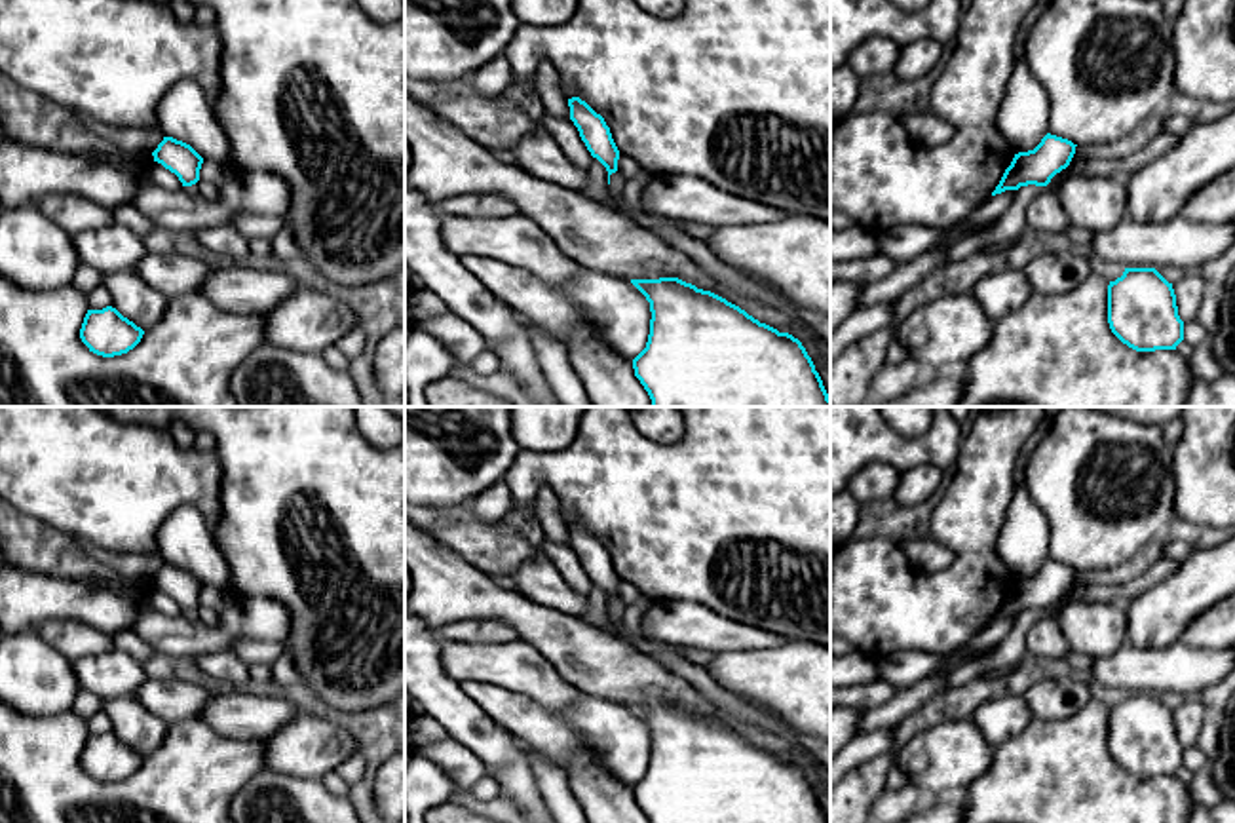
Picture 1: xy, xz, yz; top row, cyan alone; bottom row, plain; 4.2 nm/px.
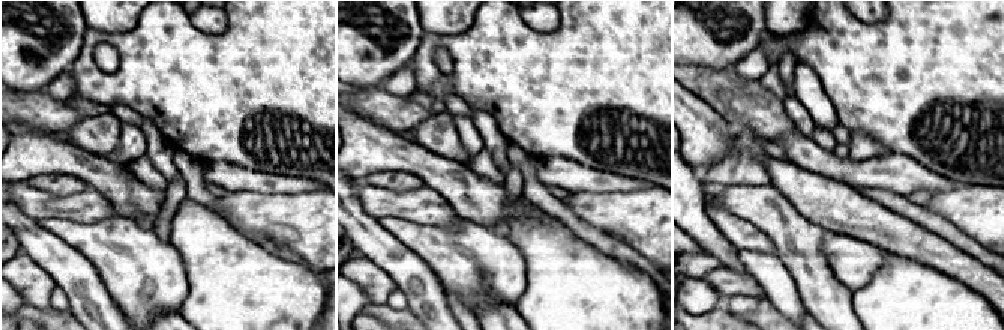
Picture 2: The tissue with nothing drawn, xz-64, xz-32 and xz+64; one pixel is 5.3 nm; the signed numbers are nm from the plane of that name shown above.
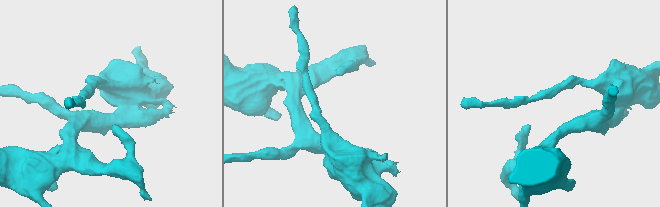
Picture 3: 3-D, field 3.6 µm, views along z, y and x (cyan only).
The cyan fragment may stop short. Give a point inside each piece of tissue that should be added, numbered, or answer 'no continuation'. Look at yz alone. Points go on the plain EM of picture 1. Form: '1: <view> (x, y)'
no continuation

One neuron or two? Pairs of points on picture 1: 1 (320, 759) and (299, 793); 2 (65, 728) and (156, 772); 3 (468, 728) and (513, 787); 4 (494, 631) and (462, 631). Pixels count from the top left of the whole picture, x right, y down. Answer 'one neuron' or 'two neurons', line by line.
1: two neurons
2: one neuron
3: one neuron
4: one neuron

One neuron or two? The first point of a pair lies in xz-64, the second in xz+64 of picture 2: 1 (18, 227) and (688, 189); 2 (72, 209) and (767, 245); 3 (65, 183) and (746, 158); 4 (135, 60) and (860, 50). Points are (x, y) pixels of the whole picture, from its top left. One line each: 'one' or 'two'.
1: one
2: two
3: one
4: one

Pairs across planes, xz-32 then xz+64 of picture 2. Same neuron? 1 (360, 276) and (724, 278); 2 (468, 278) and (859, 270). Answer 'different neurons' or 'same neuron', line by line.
1: same neuron
2: same neuron

